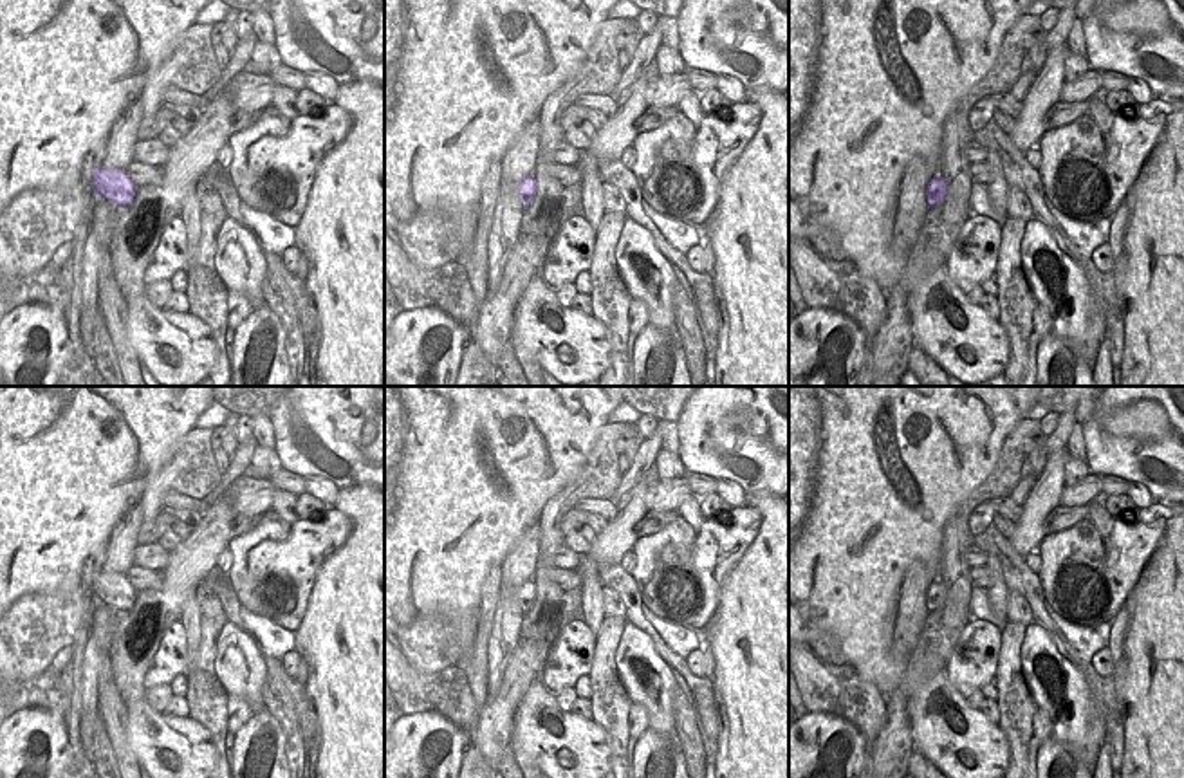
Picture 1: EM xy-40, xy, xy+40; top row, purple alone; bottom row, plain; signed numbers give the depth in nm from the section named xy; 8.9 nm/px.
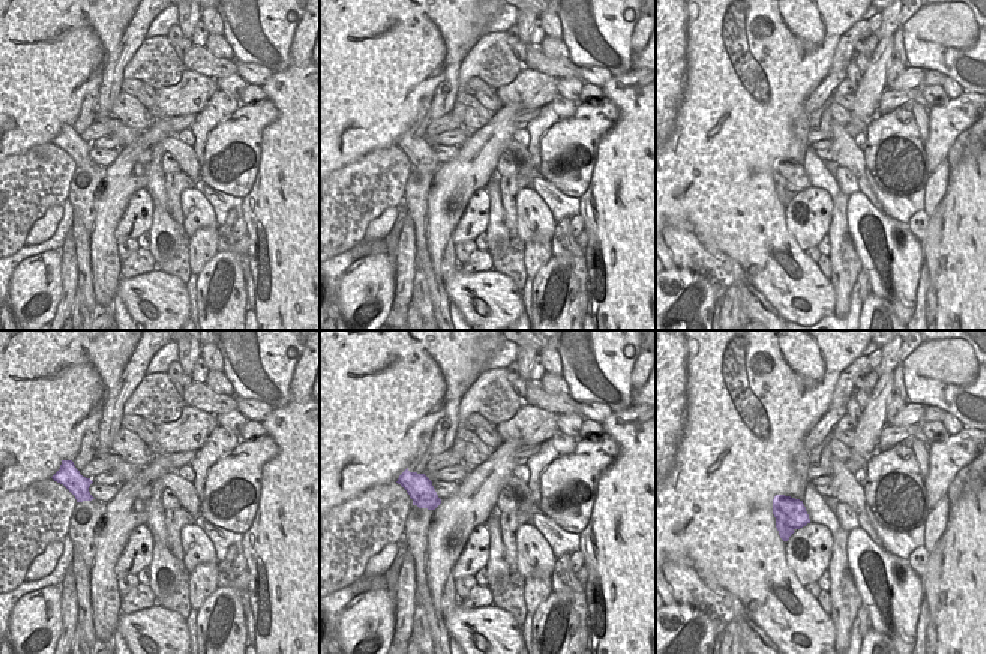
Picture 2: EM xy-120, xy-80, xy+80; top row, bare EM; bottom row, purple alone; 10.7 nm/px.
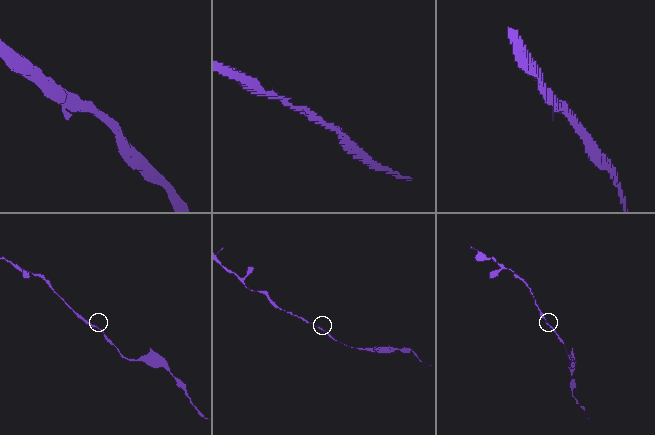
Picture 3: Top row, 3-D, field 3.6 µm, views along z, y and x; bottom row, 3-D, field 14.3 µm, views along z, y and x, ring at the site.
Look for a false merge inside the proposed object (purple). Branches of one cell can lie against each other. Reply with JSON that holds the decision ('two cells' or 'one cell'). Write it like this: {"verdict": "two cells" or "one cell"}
{"verdict": "one cell"}

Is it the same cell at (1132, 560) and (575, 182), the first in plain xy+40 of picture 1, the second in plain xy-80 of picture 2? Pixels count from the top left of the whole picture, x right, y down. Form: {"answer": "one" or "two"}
{"answer": "one"}

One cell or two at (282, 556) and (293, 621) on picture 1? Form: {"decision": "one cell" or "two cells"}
{"decision": "one cell"}

